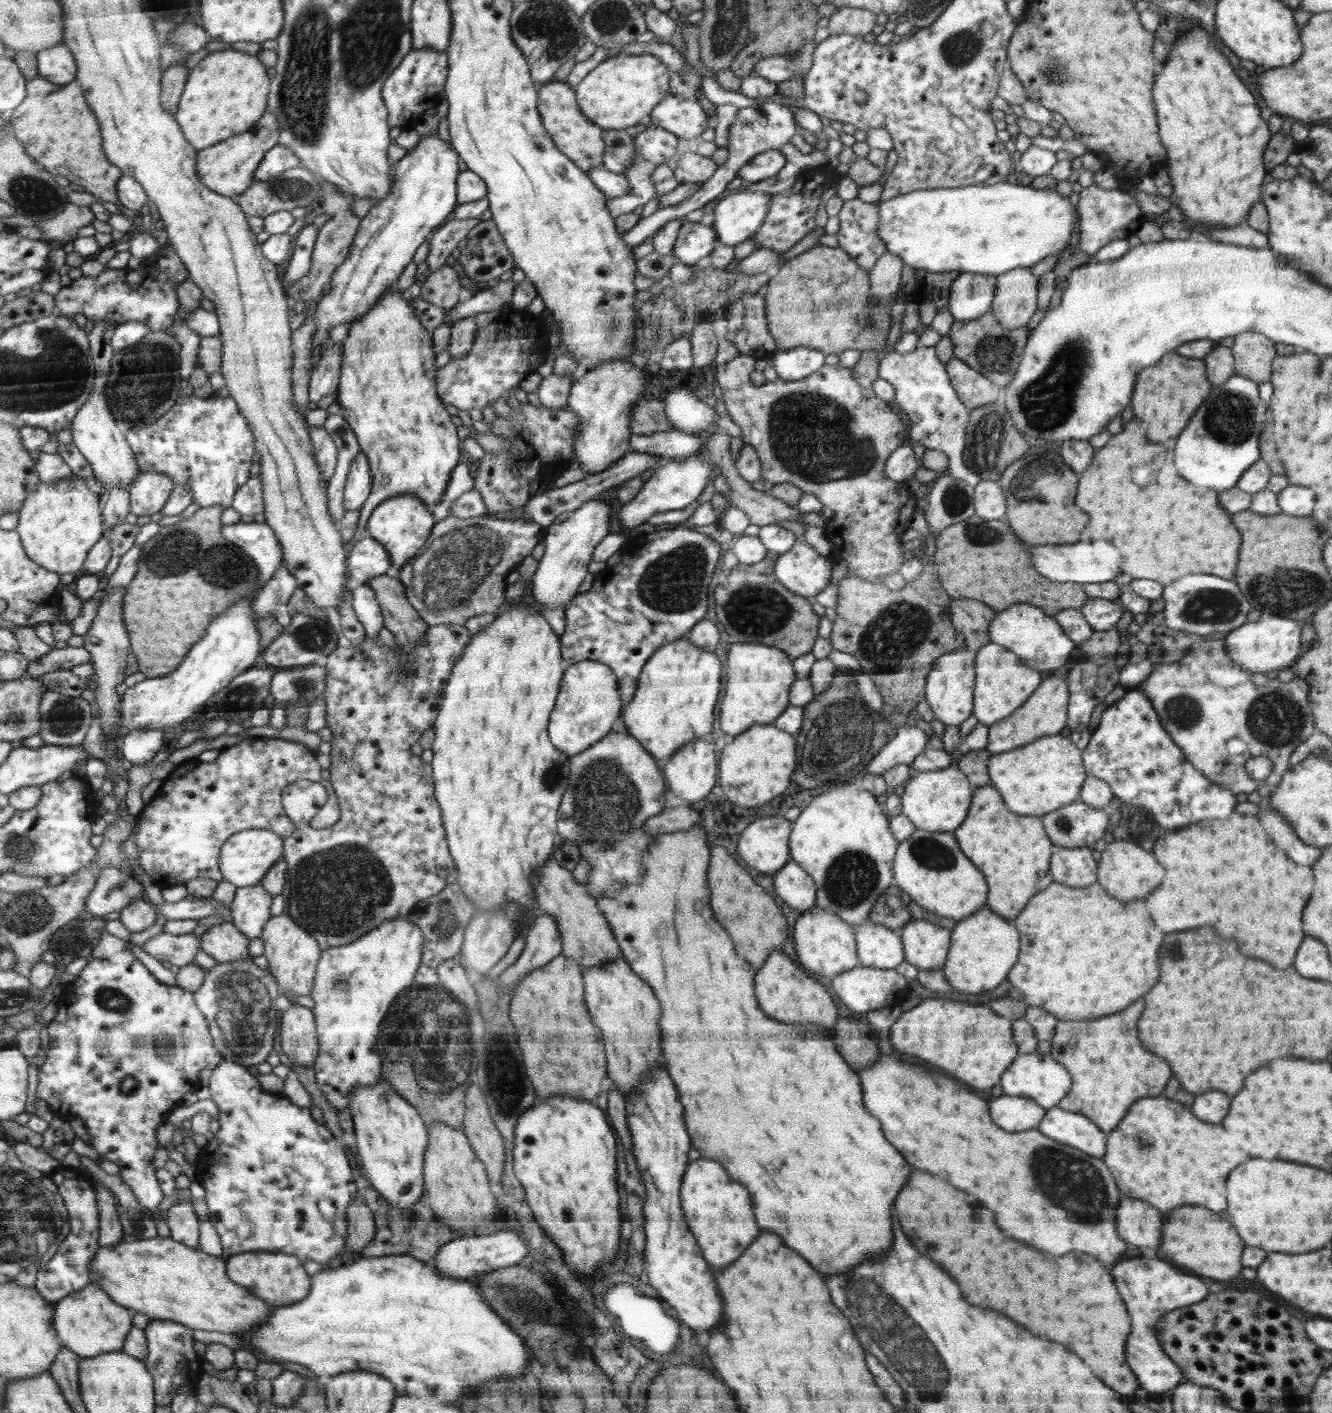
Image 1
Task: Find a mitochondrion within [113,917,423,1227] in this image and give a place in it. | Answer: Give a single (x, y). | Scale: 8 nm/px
(243, 1018)

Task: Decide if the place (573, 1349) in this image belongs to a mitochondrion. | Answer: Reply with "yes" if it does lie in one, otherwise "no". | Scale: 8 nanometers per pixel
yes

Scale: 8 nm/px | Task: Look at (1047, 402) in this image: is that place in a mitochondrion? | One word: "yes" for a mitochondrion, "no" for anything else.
yes

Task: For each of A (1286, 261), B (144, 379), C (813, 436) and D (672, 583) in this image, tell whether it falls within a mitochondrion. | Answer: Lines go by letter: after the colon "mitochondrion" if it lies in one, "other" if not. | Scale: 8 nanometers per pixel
A: other
B: mitochondrion
C: mitochondrion
D: mitochondrion

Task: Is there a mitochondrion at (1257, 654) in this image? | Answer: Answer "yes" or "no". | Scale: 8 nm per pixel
no

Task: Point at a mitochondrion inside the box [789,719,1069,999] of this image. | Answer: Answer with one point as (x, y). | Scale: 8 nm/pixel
(851, 879)

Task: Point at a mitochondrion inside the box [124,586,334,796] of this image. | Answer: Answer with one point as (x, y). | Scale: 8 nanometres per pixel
(241, 697)

